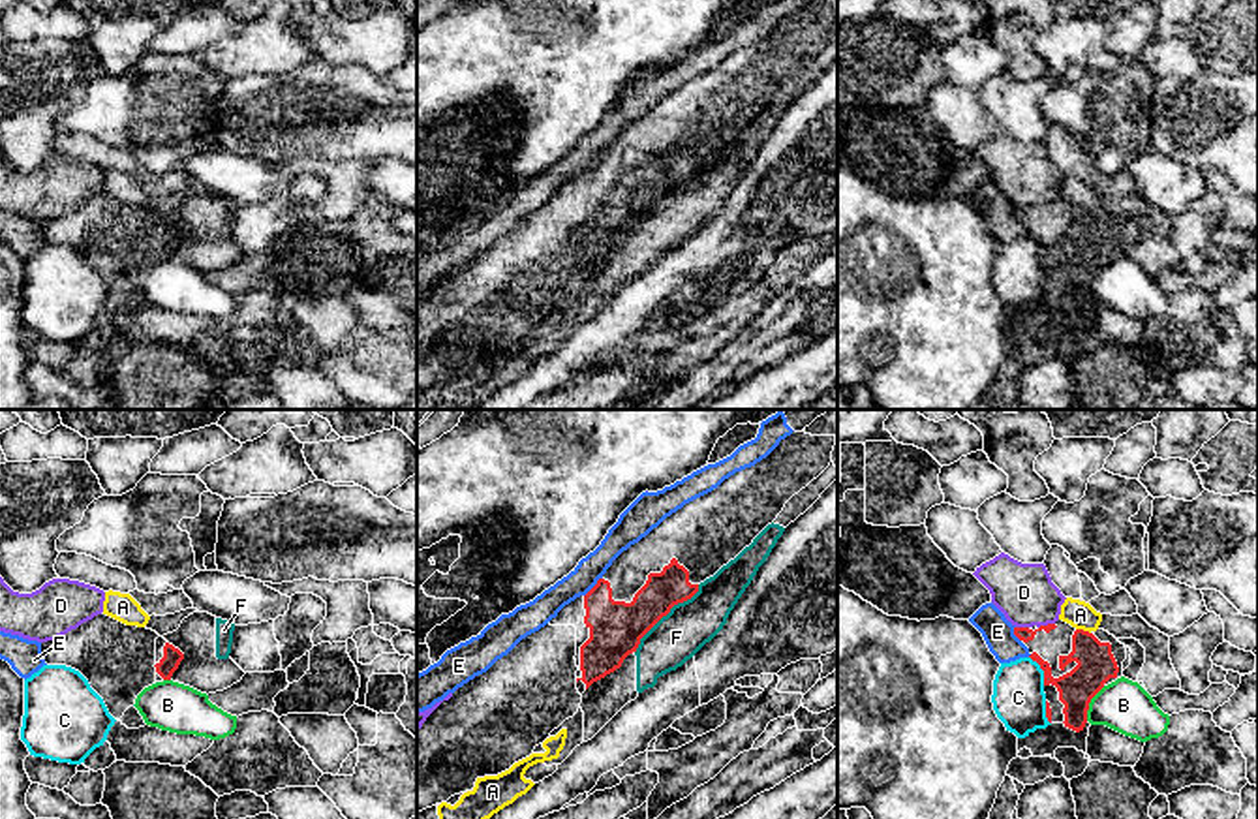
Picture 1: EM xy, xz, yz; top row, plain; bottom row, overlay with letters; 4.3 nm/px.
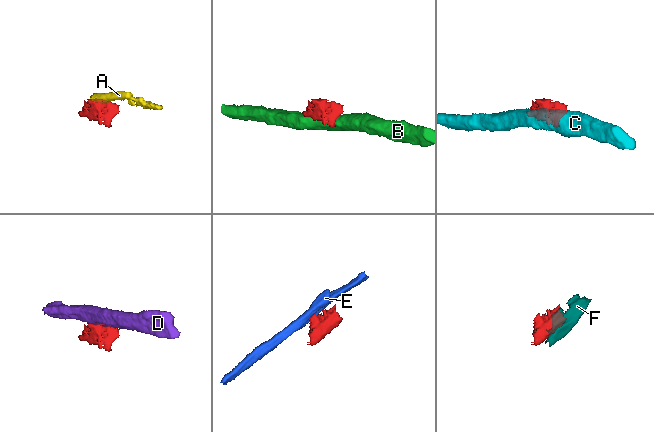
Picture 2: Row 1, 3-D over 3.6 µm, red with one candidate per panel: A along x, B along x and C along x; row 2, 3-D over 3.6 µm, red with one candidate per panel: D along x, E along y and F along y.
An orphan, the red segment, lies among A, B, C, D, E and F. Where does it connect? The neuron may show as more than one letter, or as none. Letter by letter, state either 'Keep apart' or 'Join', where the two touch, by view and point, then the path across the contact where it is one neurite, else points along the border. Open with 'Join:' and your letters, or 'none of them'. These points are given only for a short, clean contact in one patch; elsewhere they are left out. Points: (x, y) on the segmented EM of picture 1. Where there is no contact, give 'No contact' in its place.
Join: none of them
A: Keep apart. Touches red at yz (1082, 630). Boundary: yz (1076, 628), (1089, 633)
B: Keep apart. Touches red at yz (1089, 701)
C: Keep apart. Touches red at yz (1043, 669)
D: Keep apart. Touches red at yz (1048, 624). Boundary: yz (1054, 622), (1039, 628)
E: Keep apart. Touches red at xz (594, 587). Boundary: xz (601, 577), (584, 596)
F: Keep apart. Touches red at xz (665, 615). Boundary: xz (699, 585), (690, 598), (678, 602), (641, 639), (635, 652)

